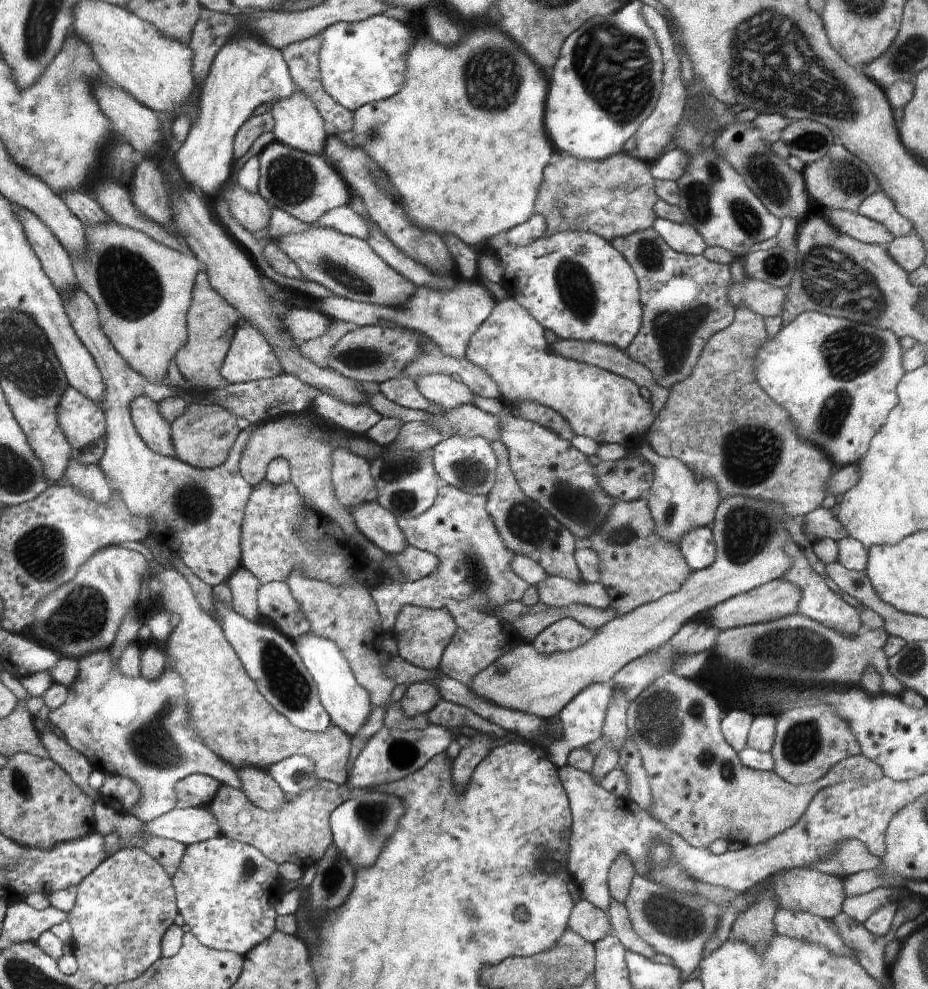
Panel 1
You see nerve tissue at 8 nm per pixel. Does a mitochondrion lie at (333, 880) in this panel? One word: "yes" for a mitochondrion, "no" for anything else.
yes

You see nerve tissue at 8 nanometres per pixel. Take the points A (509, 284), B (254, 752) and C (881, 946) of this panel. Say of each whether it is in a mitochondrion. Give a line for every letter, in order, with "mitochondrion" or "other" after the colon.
A: other
B: other
C: other

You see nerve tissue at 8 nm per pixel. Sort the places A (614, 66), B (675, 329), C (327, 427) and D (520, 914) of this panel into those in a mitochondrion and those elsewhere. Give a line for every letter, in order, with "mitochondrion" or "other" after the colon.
A: mitochondrion
B: mitochondrion
C: other
D: mitochondrion

